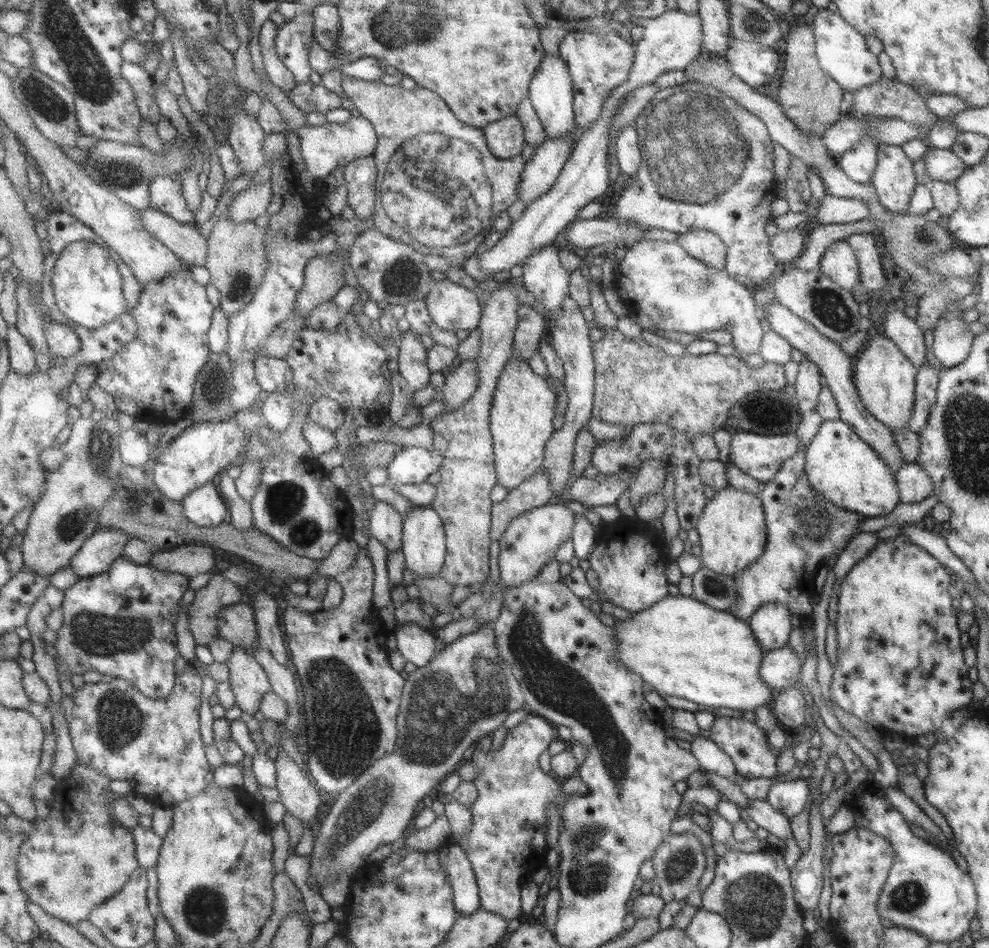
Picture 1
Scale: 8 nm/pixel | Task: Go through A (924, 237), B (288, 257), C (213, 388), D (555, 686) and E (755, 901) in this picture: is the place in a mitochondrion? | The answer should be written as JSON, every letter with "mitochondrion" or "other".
{"A":"mitochondrion","B":"other","C":"mitochondrion","D":"mitochondrion","E":"mitochondrion"}

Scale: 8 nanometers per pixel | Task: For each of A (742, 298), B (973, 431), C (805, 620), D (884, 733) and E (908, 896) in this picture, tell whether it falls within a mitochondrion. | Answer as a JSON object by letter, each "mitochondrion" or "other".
{"A":"other","B":"mitochondrion","C":"other","D":"other","E":"mitochondrion"}

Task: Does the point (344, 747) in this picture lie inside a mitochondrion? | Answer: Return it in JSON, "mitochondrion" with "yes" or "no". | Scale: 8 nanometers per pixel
{"mitochondrion":"yes"}

